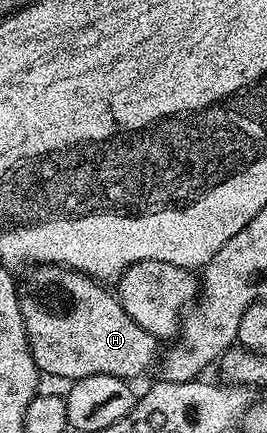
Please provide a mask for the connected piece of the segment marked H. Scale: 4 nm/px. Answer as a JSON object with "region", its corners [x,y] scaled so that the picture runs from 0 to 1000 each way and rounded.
{"region":[[[139,612],[109,619],[105,630],[71,651],[75,707],[82,709],[82,746],[97,746],[105,799],[127,820],[127,838],[154,864],[195,871],[243,871],[266,885],[292,875],[322,875],[337,866],[427,866],[468,875],[524,871],[554,850],[592,834],[592,781],[562,774],[562,764],[532,764],[487,727],[453,709],[431,674],[404,677],[386,656],[348,642],[255,621],[240,612]]]}

